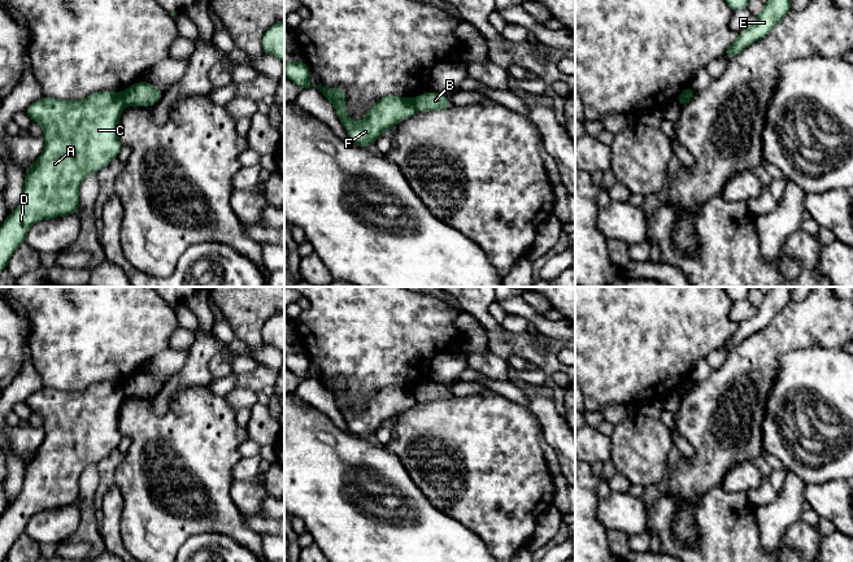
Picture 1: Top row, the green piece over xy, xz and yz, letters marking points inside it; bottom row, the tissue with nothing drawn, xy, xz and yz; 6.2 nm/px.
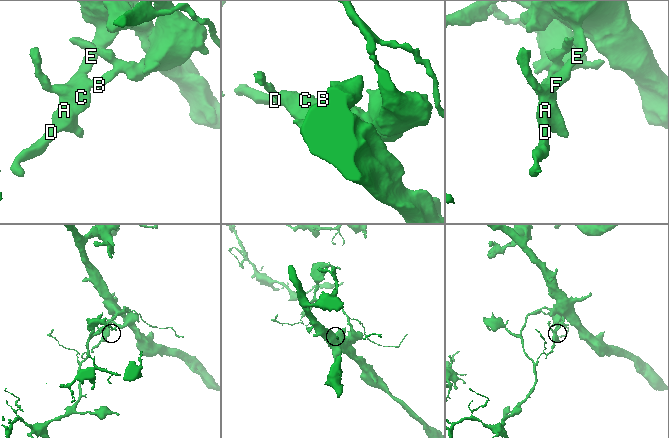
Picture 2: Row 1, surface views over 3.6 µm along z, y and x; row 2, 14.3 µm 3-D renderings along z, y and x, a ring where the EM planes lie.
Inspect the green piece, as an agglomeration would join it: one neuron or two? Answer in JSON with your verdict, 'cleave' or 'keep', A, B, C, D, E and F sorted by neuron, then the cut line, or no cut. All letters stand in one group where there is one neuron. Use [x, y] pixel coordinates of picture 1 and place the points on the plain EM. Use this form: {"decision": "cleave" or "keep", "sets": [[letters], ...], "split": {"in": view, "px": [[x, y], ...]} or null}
{"decision": "cleave", "sets": [["A", "C", "D", "E", "F"], ["B"]], "split": {"in": "xz", "px": [[412, 390], [416, 401]]}}

